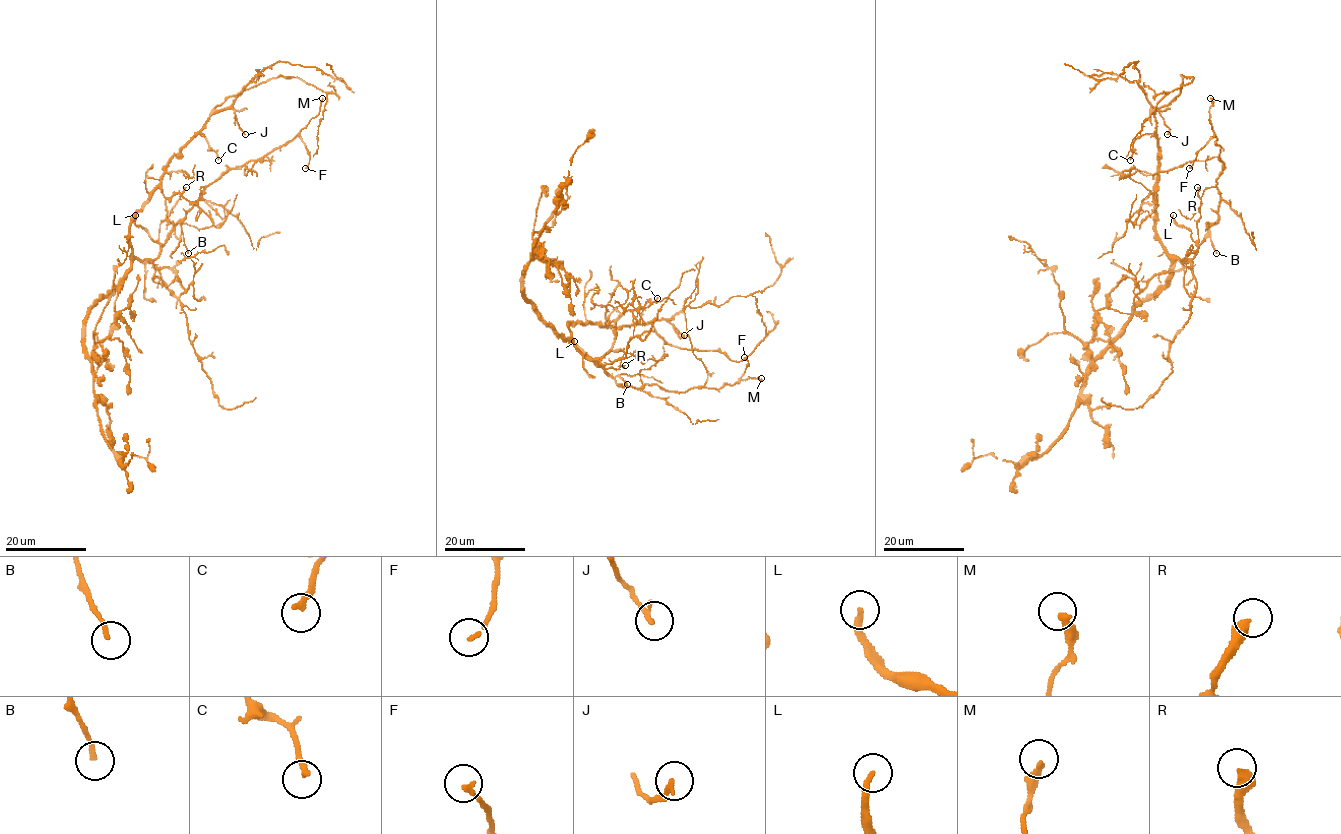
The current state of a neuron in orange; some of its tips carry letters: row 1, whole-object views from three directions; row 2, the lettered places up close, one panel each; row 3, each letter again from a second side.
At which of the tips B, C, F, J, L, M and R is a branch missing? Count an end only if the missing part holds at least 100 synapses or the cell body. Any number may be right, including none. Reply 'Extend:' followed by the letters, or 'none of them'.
Extend: L

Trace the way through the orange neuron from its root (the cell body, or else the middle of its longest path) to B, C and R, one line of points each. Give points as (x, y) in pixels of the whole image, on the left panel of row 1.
B: (130, 240), (132, 253), (137, 258), (153, 260), (178, 223), (188, 253)
C: (130, 240), (130, 220), (161, 180), (164, 167), (174, 156), (201, 133), (218, 160)
R: (130, 240), (132, 253), (137, 258), (153, 260), (160, 252), (160, 225), (186, 187)

